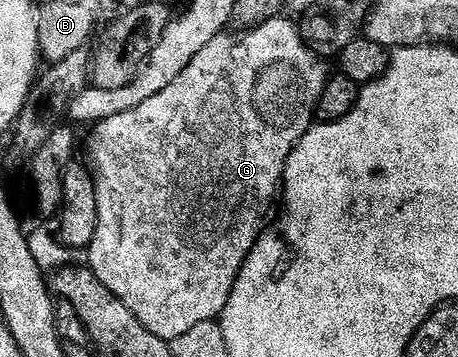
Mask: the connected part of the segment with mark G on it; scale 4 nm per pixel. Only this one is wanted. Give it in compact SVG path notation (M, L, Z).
M287 18L269 20L260 26L249 30L239 31L238 36L223 34L212 38L192 62L188 62L188 70L180 73L180 78L167 86L160 94L148 98L148 102L136 106L136 110L128 110L125 114L116 114L116 118L101 120L93 125L90 136L90 166L89 171L94 177L96 198L98 199L98 221L94 236L90 239L88 249L88 266L136 314L136 318L156 338L172 341L180 338L192 326L200 326L200 322L218 320L224 306L232 294L232 286L236 286L236 278L256 242L268 227L266 215L274 204L274 199L279 199L282 172L286 168L292 150L302 140L302 136L315 123L320 94L324 94L324 86L328 79L328 71L313 56L311 45L305 44L297 23L294 24Z

